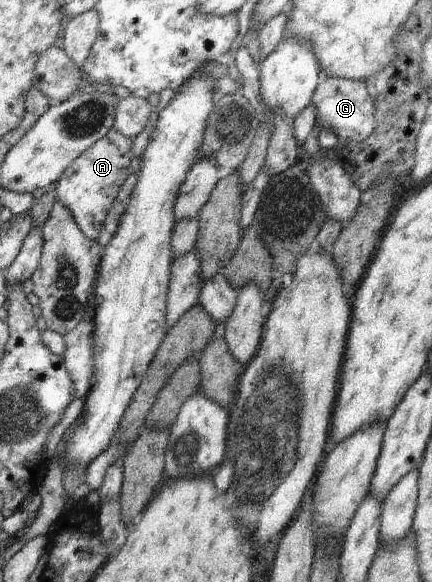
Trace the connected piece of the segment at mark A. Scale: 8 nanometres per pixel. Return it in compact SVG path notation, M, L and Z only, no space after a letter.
M113 129L89 149L86 149L66 169L60 180L55 184L56 200L70 211L76 226L85 234L86 238L96 240L100 227L106 215L116 200L122 185L128 176L128 167L131 163L131 148L133 141L124 138L116 129Z

